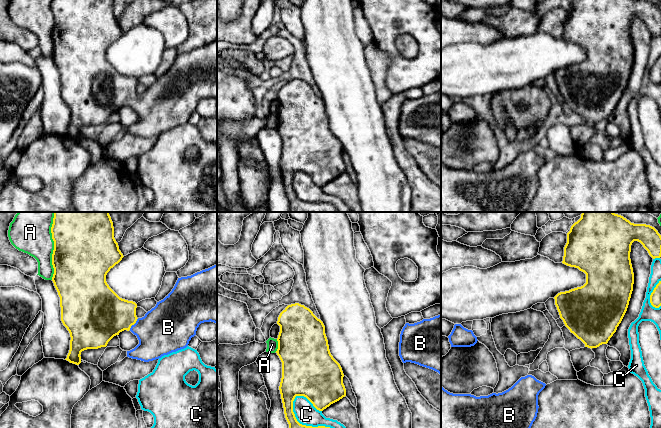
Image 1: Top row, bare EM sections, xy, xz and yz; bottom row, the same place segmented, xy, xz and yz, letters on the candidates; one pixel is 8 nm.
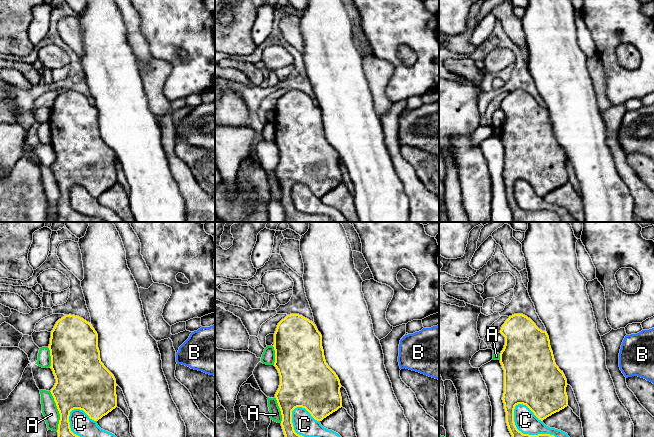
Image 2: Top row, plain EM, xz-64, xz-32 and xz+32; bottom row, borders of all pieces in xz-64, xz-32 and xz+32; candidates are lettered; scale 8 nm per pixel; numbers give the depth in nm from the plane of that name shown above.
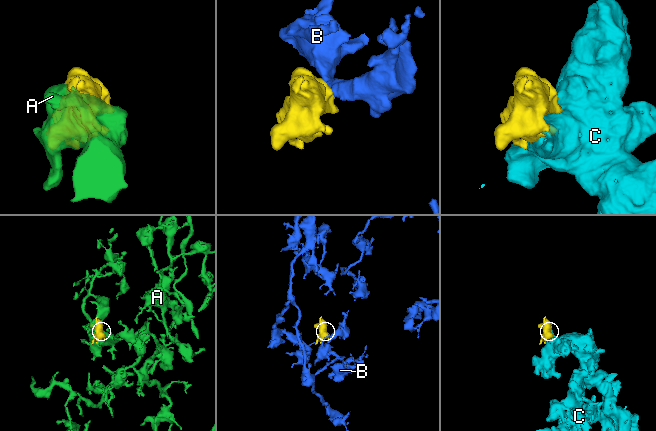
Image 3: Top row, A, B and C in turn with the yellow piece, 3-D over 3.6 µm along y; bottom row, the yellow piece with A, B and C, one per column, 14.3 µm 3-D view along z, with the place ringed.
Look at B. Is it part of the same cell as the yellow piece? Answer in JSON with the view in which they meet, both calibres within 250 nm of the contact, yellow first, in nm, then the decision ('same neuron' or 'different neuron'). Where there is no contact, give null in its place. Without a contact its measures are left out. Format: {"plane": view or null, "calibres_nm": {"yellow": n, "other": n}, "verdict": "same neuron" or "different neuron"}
{"plane": "xy", "calibres_nm": {"yellow": 380, "other": 380}, "verdict": "same neuron"}

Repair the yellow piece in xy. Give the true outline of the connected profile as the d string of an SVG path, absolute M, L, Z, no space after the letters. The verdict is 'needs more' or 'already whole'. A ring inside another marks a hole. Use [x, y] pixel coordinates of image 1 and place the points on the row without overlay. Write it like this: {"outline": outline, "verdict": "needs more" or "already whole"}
{"outline": "M52 0L51 9L54 17L52 57L60 73L61 97L71 113L70 126L65 135L70 139L79 141L82 127L106 123L114 112L124 106L130 106L139 116L134 125L127 127L127 133L153 137L186 124L201 99L211 97L217 100L217 40L191 52L178 54L172 67L144 93L138 94L137 80L120 74L106 58L107 49L124 33L114 14L113 0Z", "verdict": "needs more"}

